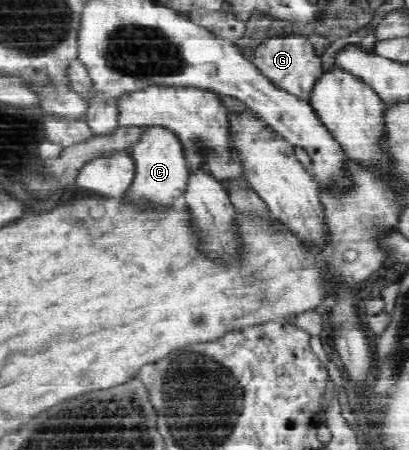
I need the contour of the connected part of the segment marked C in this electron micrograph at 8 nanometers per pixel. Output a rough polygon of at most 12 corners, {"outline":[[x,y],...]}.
{"outline":[[139,126],[129,200],[180,205],[189,165],[178,134]]}

